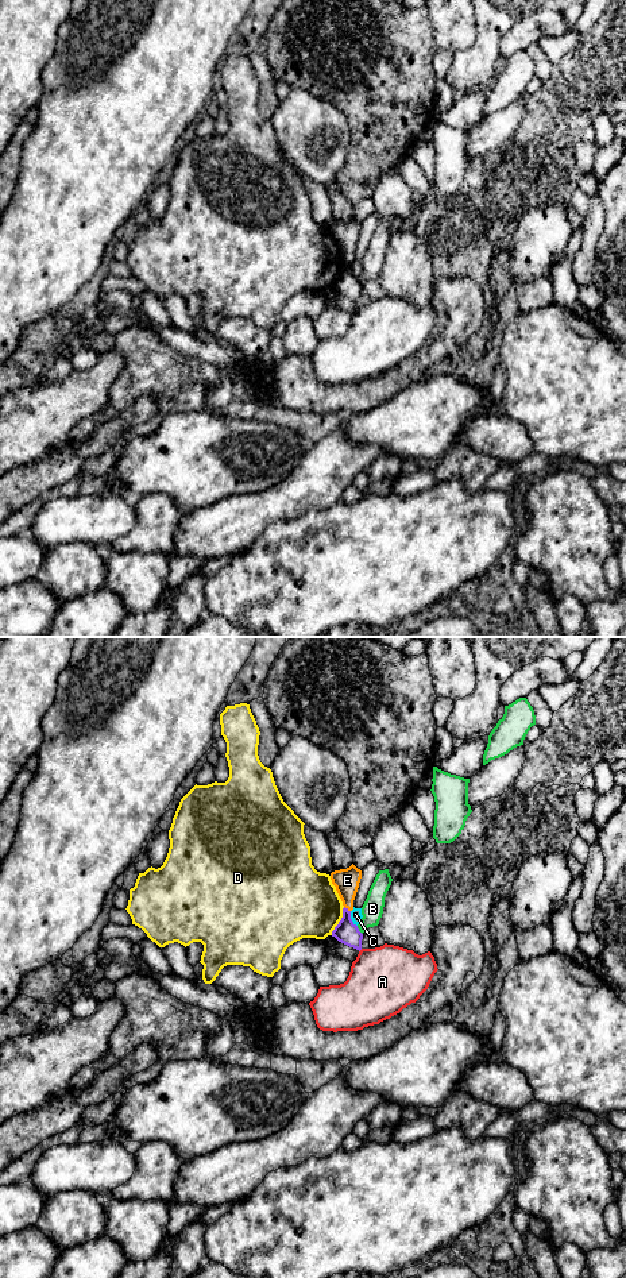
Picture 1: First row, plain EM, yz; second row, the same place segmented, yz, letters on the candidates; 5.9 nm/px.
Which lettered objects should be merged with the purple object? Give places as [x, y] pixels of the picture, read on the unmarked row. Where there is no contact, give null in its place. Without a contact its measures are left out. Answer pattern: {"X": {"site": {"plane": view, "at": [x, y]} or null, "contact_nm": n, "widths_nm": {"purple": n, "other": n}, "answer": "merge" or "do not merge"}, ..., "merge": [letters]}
{"A": {"site": null, "answer": "do not merge"}, "B": {"site": {"plane": "yz", "at": [358, 282]}, "contact_nm": 70, "widths_nm": {"purple": 140, "other": 130}, "answer": "do not merge"}, "C": {"site": {"plane": "yz", "at": [351, 271]}, "contact_nm": 100, "widths_nm": {"purple": 140, "other": 70}, "answer": "do not merge"}, "D": {"site": {"plane": "yz", "at": [340, 273]}, "contact_nm": 190, "widths_nm": {"purple": 140, "other": 420}, "answer": "do not merge"}, "E": {"site": {"plane": "yz", "at": [347, 261]}, "contact_nm": 50, "widths_nm": {"purple": 140, "other": 140}, "answer": "merge"}, "merge": ["E"]}

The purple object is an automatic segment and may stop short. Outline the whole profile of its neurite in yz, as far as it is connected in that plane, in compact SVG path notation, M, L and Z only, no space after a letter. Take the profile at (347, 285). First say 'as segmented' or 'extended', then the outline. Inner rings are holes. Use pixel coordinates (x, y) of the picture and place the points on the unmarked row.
extended; M353 216L347 221L335 223L331 225L332 236L343 254L343 270L339 277L332 283L339 294L362 302L363 286L359 283L358 278L351 271L351 263L353 262L353 252L359 240L362 231L362 223Z

